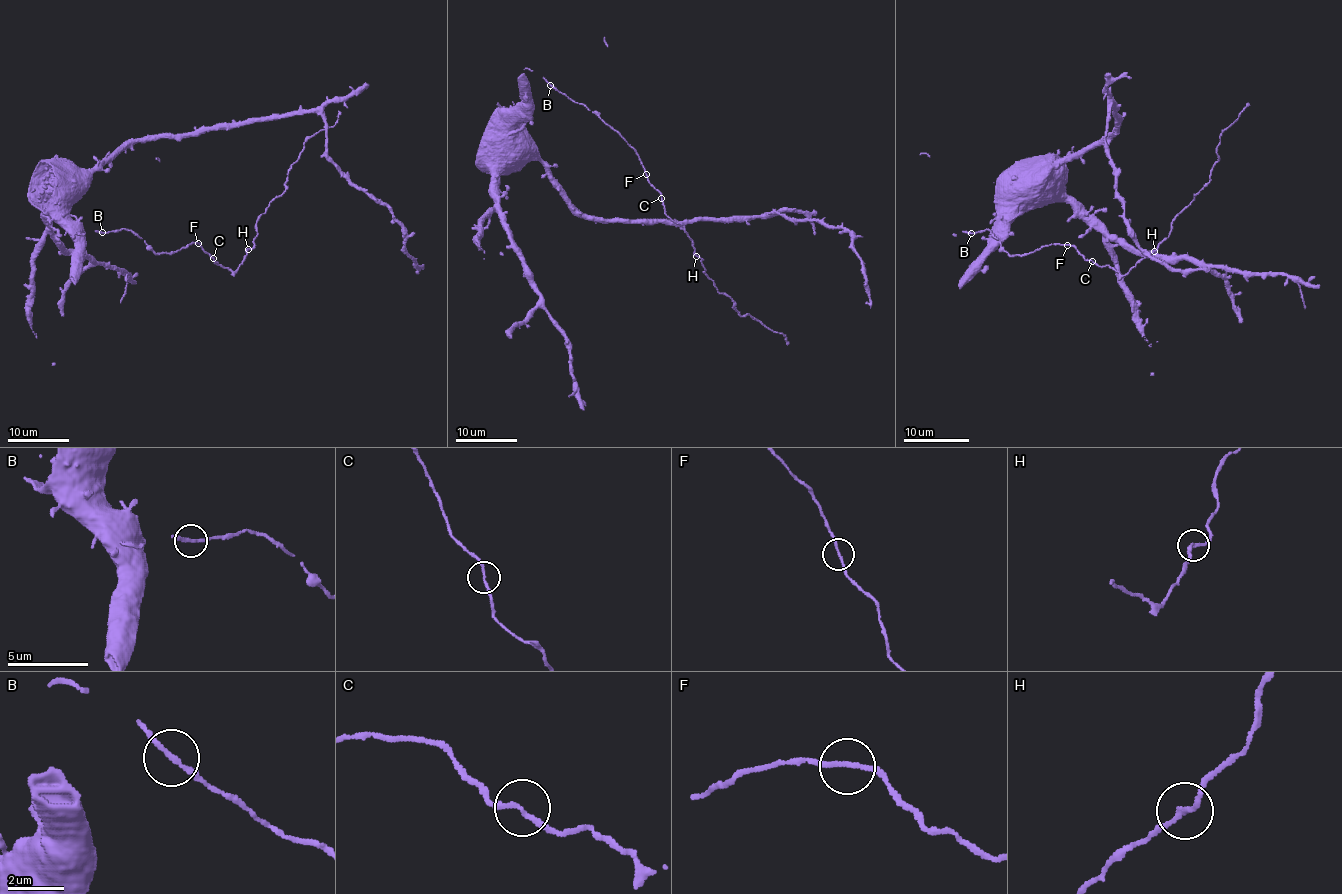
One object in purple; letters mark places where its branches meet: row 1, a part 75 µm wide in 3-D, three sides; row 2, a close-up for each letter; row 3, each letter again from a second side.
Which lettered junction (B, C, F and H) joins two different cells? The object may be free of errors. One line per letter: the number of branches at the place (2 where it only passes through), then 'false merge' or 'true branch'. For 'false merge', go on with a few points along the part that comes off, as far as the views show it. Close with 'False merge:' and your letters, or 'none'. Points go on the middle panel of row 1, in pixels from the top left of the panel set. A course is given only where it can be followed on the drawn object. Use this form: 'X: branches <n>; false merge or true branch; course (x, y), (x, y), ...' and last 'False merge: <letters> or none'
B: branches 2; true branch
C: branches 2; true branch
F: branches 2; true branch
H: branches 2; true branch
False merge: none

